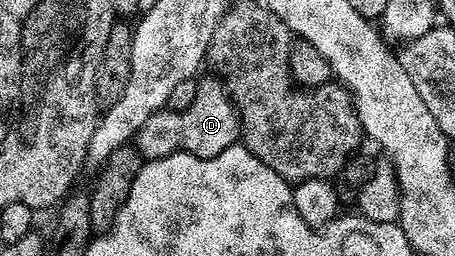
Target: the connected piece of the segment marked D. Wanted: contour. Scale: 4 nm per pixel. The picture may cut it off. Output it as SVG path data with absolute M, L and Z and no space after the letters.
M215 75L203 77L201 76L197 80L197 94L190 107L182 111L162 108L154 115L150 115L150 119L146 119L146 123L142 123L142 127L136 132L134 138L134 148L144 161L162 159L171 153L189 153L199 157L213 157L226 151L226 147L237 144L240 135L240 117L236 114L236 107L224 89L223 81Z

